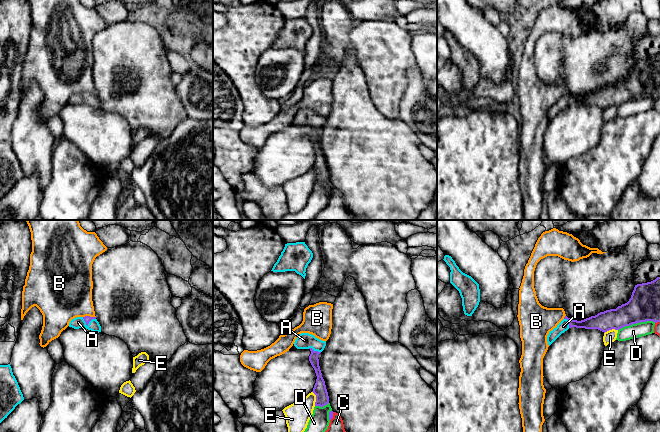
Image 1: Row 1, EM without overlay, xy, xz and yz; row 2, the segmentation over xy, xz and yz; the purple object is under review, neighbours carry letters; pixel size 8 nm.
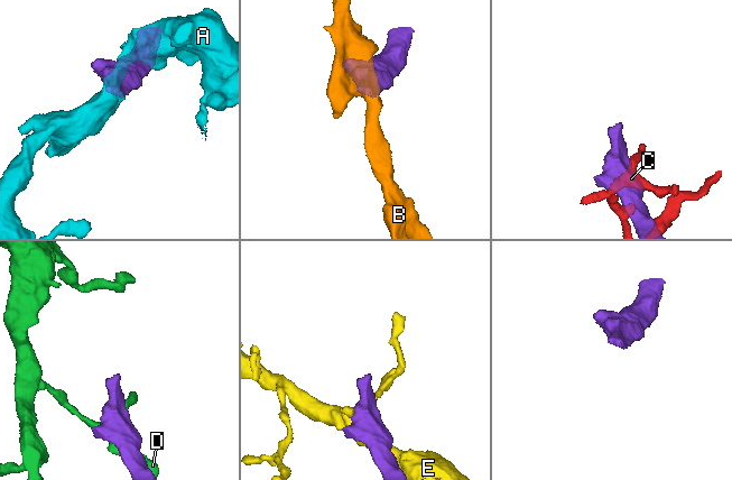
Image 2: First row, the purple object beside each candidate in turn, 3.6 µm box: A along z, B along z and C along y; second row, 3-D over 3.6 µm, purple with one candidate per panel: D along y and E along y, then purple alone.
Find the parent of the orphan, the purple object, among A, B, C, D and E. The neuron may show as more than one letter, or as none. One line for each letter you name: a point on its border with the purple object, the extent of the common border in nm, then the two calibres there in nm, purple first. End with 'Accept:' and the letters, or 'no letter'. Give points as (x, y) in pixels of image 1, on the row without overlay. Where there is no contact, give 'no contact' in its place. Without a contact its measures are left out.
A: meets purple in xy at (88, 99); contact 110 nm long; 60 nm thick on the purple side, 90 nm on the other
Accept: A

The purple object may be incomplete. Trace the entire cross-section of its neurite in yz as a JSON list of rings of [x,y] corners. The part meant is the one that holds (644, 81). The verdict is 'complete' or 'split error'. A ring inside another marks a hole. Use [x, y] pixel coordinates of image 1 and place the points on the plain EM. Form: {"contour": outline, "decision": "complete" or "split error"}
{"contour": [[[660,53],[651,58],[635,61],[629,77],[616,85],[600,88],[581,97],[565,92],[557,103],[549,108],[547,118],[550,122],[572,103],[598,105],[605,109],[646,97],[660,98]]], "decision": "split error"}

